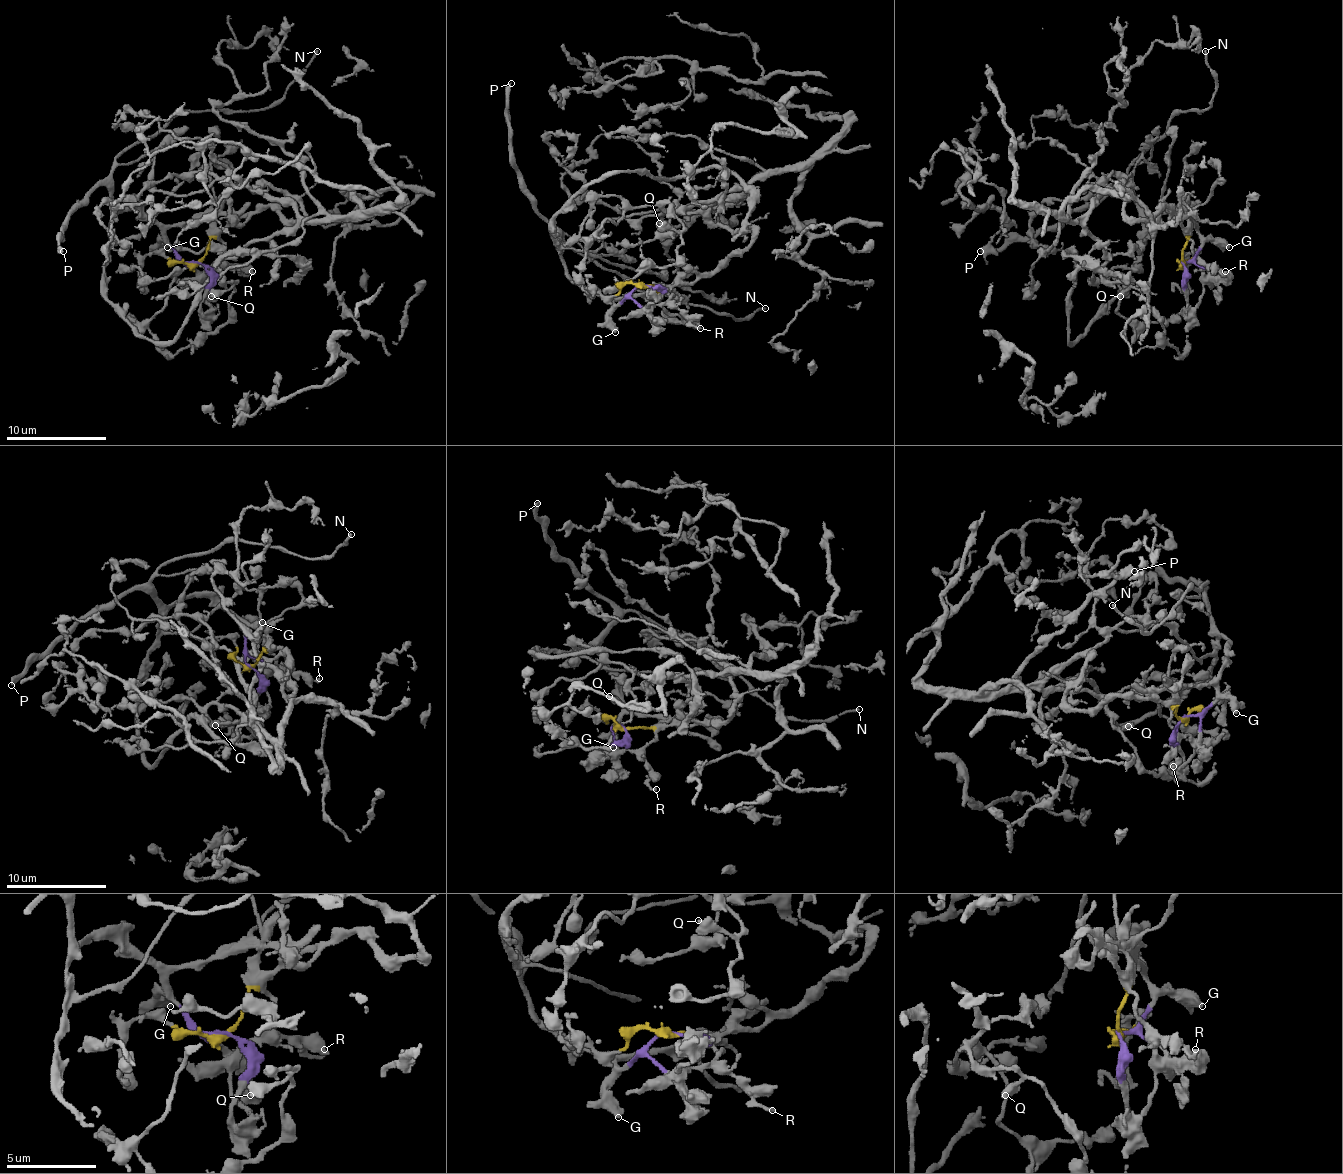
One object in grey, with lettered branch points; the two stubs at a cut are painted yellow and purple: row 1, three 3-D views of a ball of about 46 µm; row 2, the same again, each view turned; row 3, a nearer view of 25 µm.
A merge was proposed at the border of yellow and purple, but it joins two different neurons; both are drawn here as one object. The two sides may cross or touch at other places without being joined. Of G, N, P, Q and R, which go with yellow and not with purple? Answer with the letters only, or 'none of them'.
Q, R

